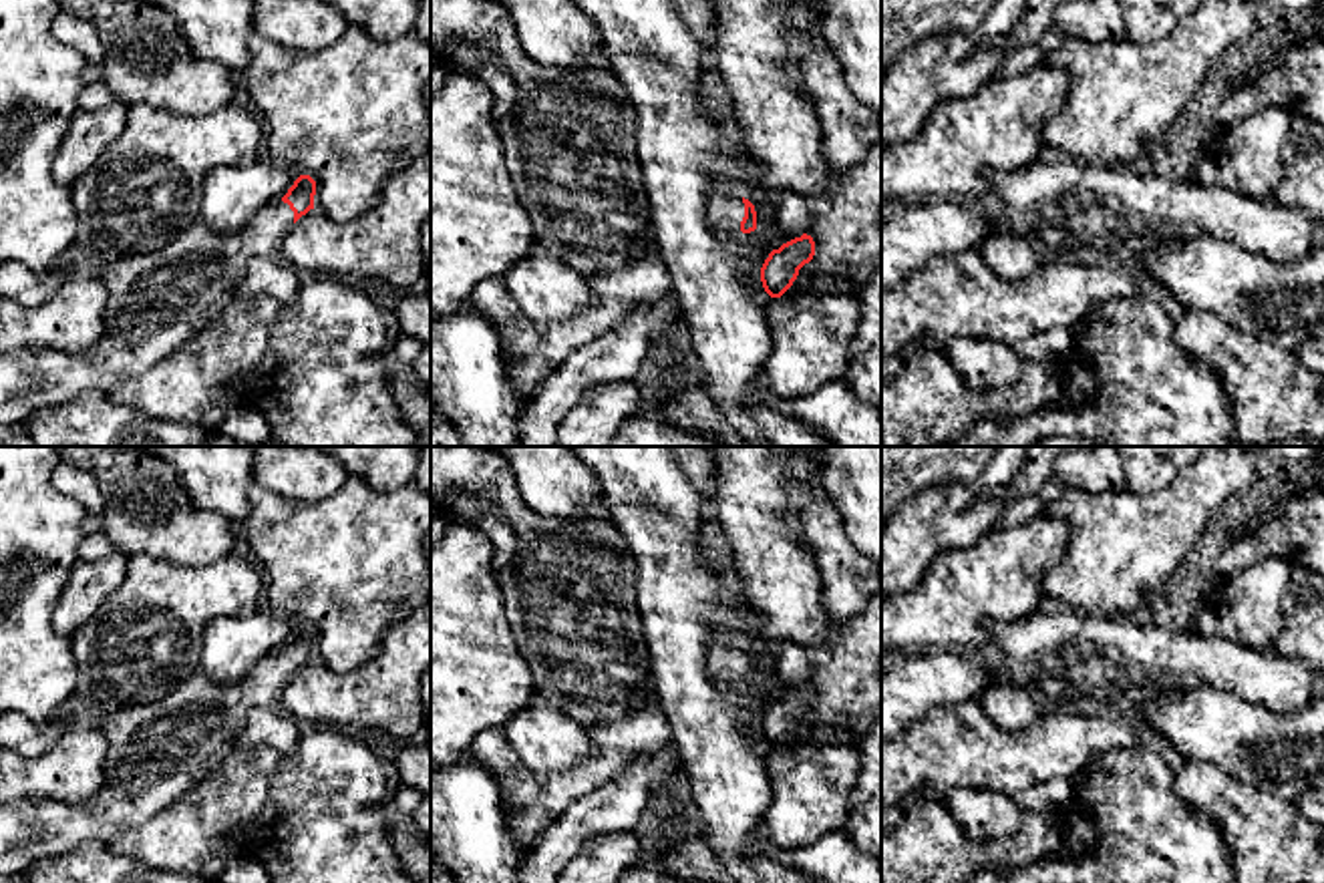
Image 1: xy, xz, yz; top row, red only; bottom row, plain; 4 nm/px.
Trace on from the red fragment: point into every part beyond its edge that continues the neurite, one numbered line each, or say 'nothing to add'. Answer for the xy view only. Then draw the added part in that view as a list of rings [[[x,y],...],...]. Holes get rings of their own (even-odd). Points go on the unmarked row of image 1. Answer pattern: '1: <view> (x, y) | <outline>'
1: xy (157, 751) | [[[280,650],[233,684],[221,686],[195,670],[147,704],[109,712],[101,722],[109,738],[105,782],[87,803],[0,805],[0,875],[24,875],[40,859],[66,855],[87,841],[111,841],[153,819],[223,764],[237,748],[247,712],[280,698],[292,676],[294,662]]]

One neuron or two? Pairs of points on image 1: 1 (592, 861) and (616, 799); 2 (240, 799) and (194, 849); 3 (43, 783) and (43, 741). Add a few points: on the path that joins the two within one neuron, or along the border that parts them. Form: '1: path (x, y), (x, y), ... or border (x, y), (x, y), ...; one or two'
1: border (632, 829), (596, 835), (570, 861); two
2: path (228, 811), (202, 837); one
3: border (75, 723), (41, 755), (21, 755); two

